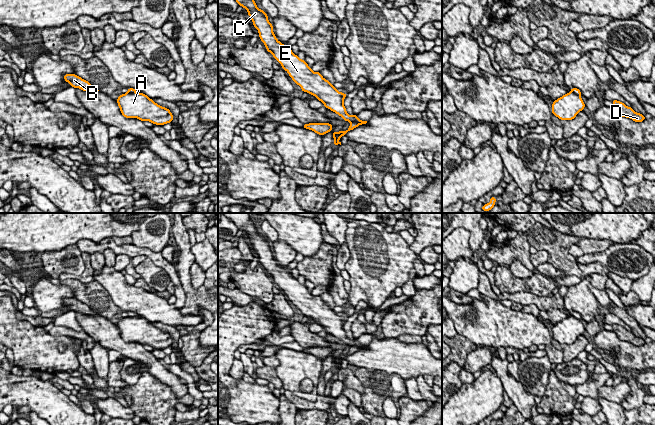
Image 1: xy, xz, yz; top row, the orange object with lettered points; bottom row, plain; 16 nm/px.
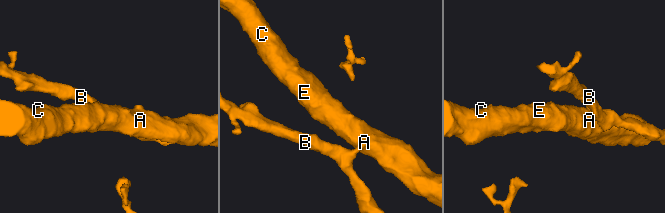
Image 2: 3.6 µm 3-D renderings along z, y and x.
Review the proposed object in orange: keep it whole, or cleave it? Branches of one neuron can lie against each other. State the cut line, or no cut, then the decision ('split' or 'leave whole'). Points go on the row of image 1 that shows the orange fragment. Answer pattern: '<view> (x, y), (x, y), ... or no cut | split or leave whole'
xz (350, 122), (359, 124) | split

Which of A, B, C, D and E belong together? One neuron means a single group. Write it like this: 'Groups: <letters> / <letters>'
Groups: A C E / B D

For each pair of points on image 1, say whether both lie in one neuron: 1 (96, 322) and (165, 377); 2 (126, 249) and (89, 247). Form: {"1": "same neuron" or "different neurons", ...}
{"1": "same neuron", "2": "same neuron"}

